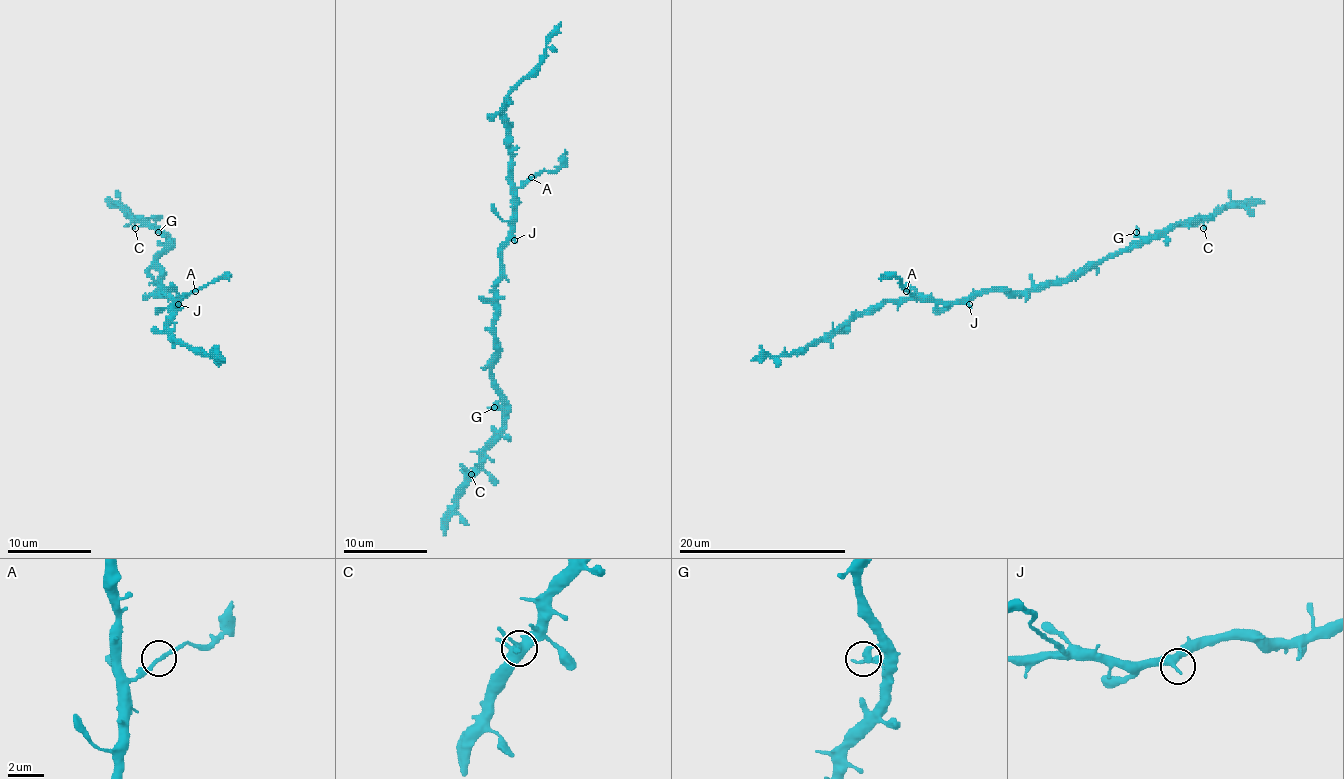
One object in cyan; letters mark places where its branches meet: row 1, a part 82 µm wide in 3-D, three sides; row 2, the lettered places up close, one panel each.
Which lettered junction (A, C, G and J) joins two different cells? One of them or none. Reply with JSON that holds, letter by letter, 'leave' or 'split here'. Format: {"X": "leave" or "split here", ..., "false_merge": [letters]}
{"A": "split here", "C": "leave", "G": "leave", "J": "leave", "false_merge": ["A"]}

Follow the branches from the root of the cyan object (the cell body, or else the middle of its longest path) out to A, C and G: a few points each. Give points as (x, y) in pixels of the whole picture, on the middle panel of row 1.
A: (496, 282), (500, 275), (500, 246), (510, 231), (514, 192), (531, 177)
C: (496, 282), (496, 357), (491, 374), (502, 395), (504, 422), (485, 451), (485, 460), (471, 474)
G: (496, 282), (496, 357), (491, 363), (491, 374), (502, 395), (504, 411), (494, 407)

